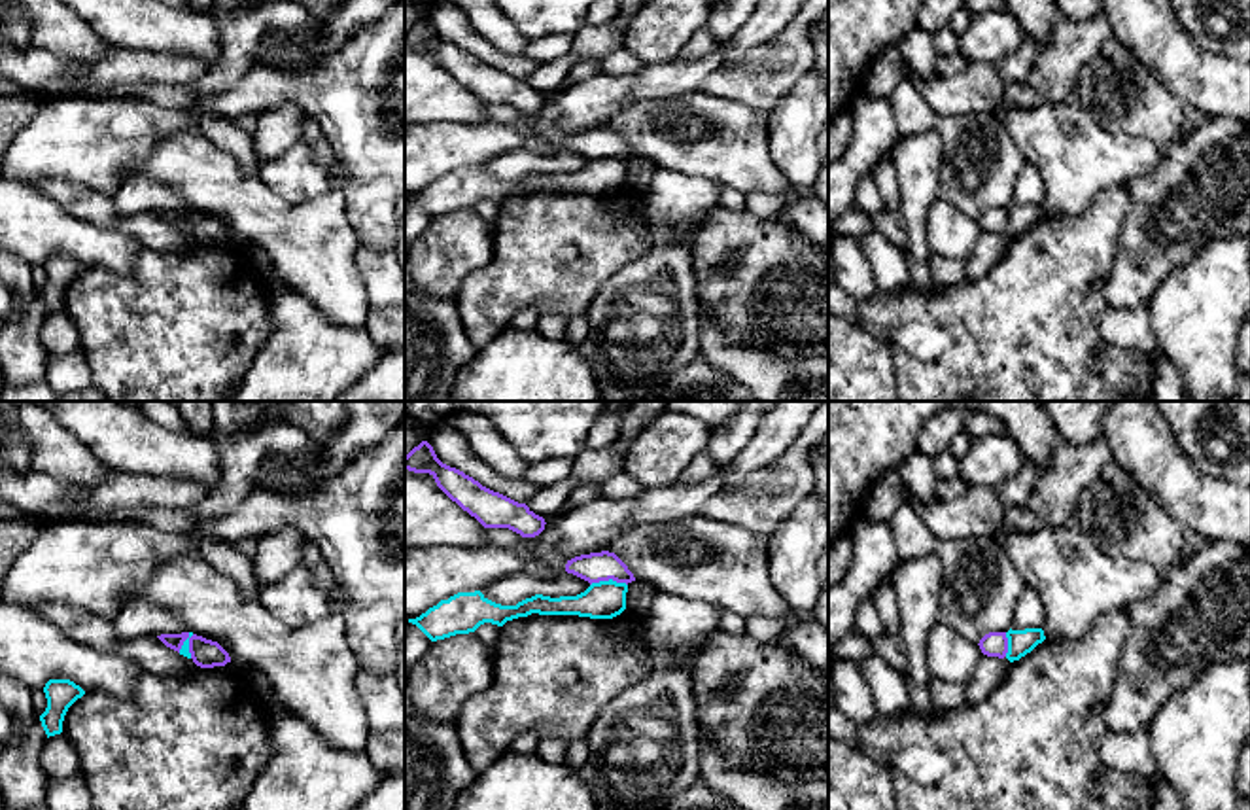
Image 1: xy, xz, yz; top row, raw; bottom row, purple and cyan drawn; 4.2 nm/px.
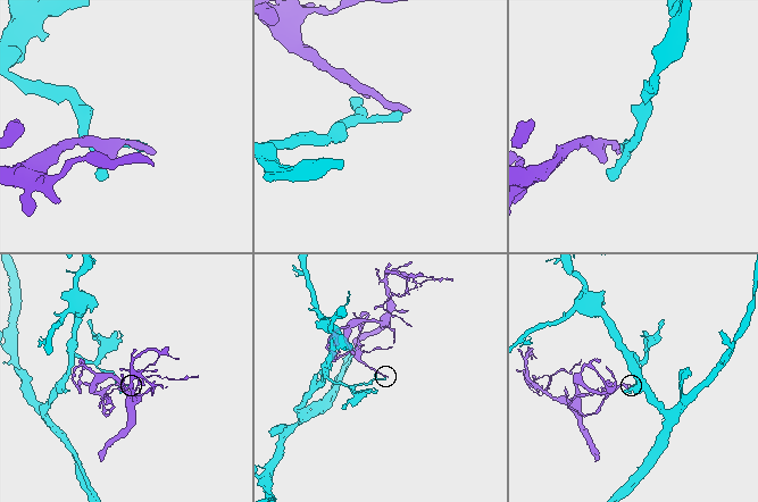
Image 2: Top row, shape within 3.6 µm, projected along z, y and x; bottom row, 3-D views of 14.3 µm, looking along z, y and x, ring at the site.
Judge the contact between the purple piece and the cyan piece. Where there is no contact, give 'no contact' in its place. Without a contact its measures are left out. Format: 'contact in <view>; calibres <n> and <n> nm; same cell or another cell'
contact in xz; calibres 130 and 160 nm; another cell

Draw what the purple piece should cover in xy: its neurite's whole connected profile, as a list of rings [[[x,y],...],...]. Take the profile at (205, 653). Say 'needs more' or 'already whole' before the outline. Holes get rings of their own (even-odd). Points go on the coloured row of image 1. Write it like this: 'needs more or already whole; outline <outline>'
already whole; outline [[[197,634],[189,638],[189,653],[193,662],[200,668],[225,666],[231,662],[229,653],[217,642]]]

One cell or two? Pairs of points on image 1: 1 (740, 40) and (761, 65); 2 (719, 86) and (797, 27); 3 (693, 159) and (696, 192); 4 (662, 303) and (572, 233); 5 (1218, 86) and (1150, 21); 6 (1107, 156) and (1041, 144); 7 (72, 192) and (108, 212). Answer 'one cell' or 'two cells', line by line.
1: two cells
2: one cell
3: two cells
4: two cells
5: one cell
6: one cell
7: one cell

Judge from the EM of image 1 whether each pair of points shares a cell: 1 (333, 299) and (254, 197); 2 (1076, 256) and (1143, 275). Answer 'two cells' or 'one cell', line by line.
1: one cell
2: two cells

